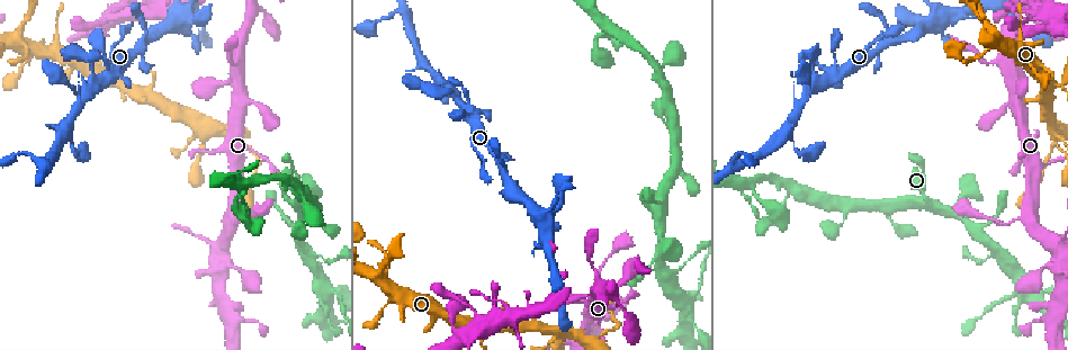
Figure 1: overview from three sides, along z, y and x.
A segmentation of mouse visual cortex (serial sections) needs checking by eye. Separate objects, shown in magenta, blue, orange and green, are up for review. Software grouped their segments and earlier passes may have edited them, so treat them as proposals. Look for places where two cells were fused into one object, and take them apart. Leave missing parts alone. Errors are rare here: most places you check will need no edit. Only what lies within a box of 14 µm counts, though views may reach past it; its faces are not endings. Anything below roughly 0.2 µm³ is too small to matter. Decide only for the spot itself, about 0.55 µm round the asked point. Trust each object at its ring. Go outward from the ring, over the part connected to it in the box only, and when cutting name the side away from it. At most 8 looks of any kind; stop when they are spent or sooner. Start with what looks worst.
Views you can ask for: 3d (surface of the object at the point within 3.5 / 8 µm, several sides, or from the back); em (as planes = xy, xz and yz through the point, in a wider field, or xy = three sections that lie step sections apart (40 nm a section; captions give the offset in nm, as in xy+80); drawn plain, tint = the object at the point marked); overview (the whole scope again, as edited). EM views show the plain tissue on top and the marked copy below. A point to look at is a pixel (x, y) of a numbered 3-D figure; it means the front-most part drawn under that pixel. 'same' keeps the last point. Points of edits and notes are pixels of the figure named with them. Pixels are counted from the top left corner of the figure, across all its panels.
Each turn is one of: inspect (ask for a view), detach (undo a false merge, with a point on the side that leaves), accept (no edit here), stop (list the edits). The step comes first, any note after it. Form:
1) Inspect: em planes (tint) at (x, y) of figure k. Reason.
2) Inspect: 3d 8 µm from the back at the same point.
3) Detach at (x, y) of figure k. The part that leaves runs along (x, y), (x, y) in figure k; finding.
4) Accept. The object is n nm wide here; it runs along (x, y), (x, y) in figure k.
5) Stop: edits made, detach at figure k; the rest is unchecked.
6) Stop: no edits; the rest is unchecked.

Inspect: 3d 3.5 µm at (1048, 164) of figure 1. Abrupt turn.

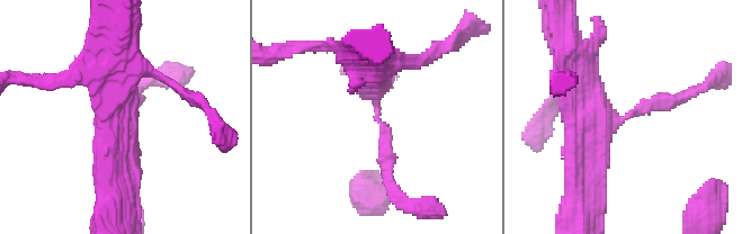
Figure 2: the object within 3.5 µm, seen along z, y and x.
Inspect: em xy step 2 (tint) at (629, 114) of figure 2.

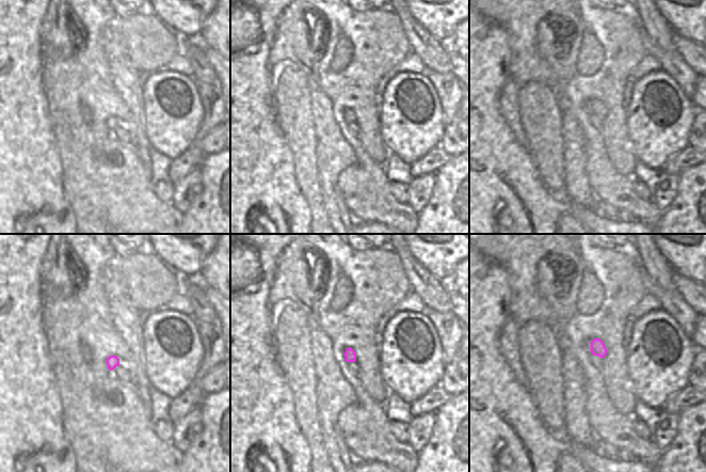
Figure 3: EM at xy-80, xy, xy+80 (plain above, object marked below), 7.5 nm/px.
Accept. It runs along (374, 71), (387, 182) in figure 2; continuous, no second cell.

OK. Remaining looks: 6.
Inspect: 3d 3.5 µm at (202, 132) of figure 1. Abrupt turn.

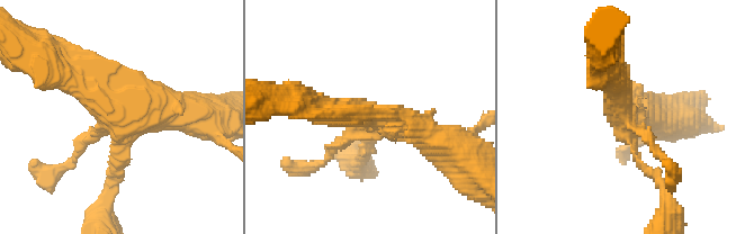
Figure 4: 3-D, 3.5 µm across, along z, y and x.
Inspect: em xy step 3 (tint) at (123, 113) of figure 4.

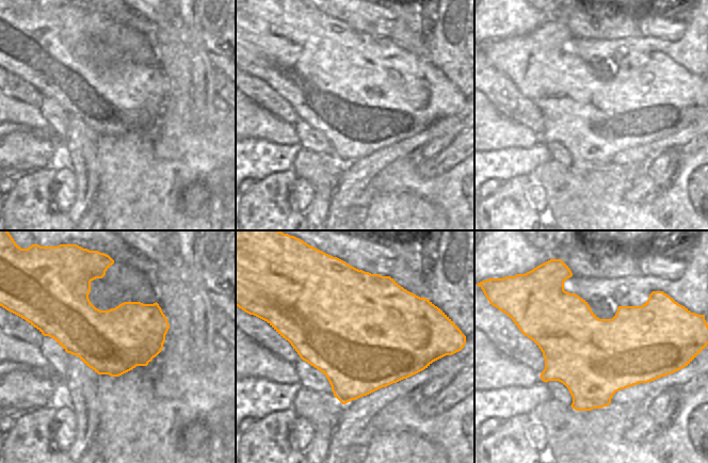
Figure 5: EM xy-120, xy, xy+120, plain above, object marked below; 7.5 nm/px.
Inspect: em xy step 2 (tint) at the same point.

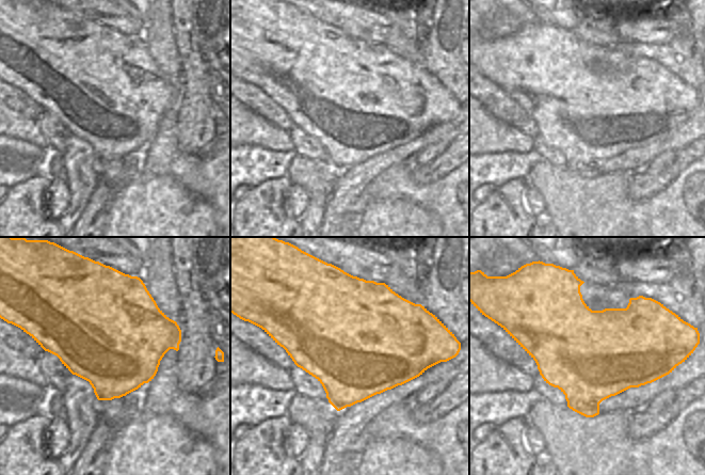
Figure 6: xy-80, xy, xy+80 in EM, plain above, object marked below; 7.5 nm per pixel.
Accept. It runs along (61, 72), (113, 110), (193, 117) in figure 4; one cell here.

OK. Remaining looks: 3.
Inspect: 3d 3.5 µm at (1013, 292) of figure 1. Small branch off a trunk.

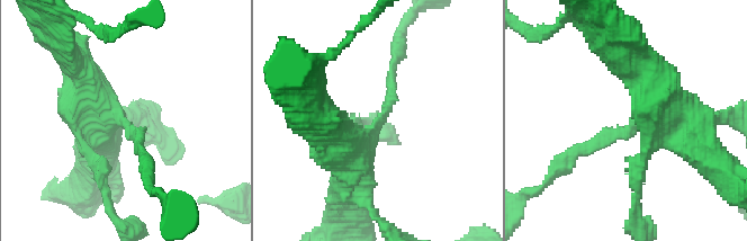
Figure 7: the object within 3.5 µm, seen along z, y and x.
Inspect: em xy step 2 (tint) at (633, 123) of figure 7.

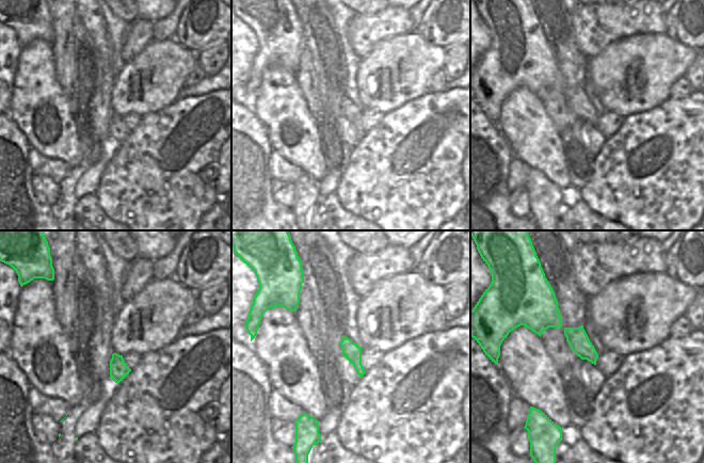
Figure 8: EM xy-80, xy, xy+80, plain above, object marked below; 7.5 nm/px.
Inspect: em planes (tint) at the same point. Cut it another way.

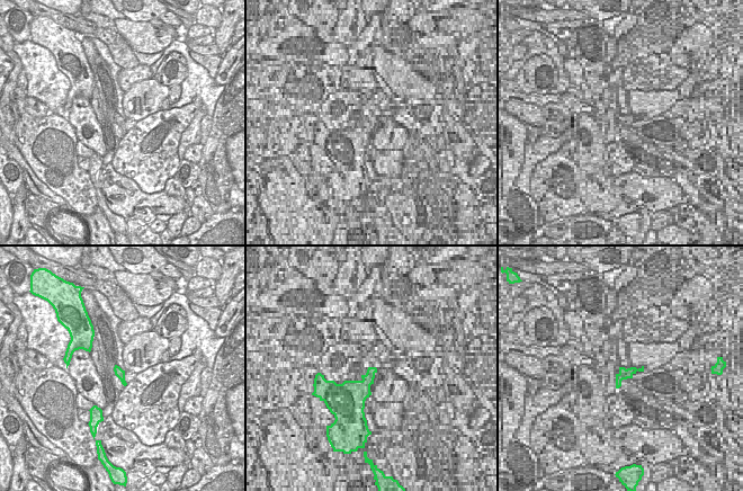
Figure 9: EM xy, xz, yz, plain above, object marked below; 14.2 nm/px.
Accept. The arms are 150, 450, 600 nm wide; it runs along (644, 76), (653, 113), (575, 151) in figure 7; continuous, no second cell.

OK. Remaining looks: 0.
Stop: no edits; the rest is unchecked.

